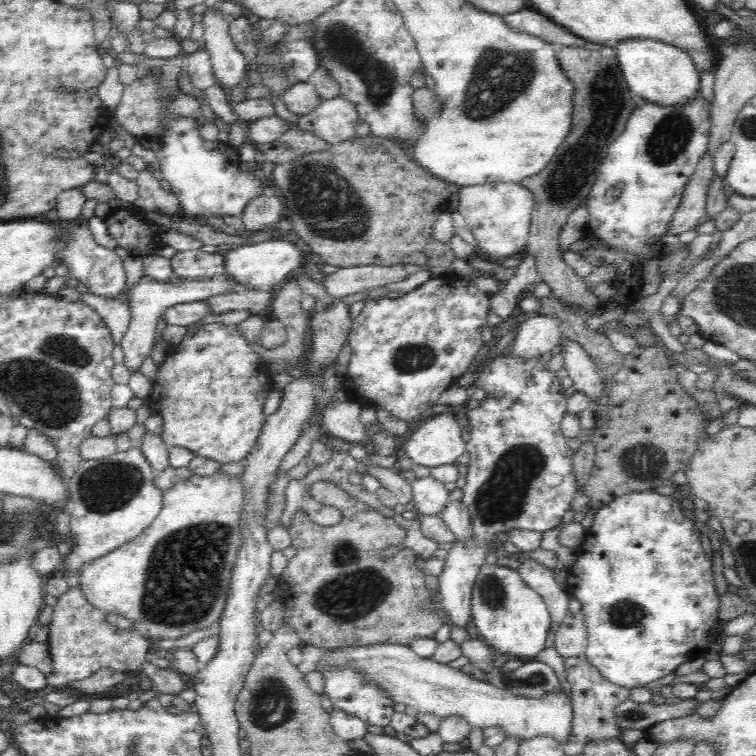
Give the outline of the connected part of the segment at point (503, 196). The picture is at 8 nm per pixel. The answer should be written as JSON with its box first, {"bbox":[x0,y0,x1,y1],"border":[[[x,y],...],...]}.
{"bbox":[457,182,535,262],"border":[[[499,182],[461,186],[457,191],[457,211],[464,216],[467,228],[476,239],[476,253],[492,262],[524,254],[535,205],[533,194],[525,186]]]}

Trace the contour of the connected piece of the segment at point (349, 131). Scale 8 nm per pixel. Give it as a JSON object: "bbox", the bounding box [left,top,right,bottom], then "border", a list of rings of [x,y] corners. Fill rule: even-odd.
{"bbox":[294,96,359,144],"border":[[[336,96],[322,100],[318,108],[298,116],[294,124],[329,144],[337,144],[355,137],[359,122],[354,104],[343,96]]]}

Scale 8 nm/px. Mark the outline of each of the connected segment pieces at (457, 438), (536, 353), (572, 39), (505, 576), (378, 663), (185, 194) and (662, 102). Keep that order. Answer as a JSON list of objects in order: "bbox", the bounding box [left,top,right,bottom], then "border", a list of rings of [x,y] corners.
[{"bbox":[402,412,467,468],"border":[[[446,412],[426,419],[403,446],[402,451],[415,464],[436,468],[457,464],[458,457],[467,450],[467,441],[462,439],[459,421]]]},{"bbox":[509,313,562,362],"border":[[[537,313],[531,314],[528,320],[518,324],[515,330],[516,339],[509,352],[510,356],[521,362],[550,353],[562,337],[558,319]]]},{"bbox":[503,10,589,47],"border":[[[522,10],[503,17],[510,28],[534,35],[551,45],[562,44],[565,47],[586,46],[589,44],[582,37],[572,34],[563,26],[552,22],[548,17],[534,12],[534,10]]]},{"bbox":[471,562,552,661],"border":[[[482,562],[474,580],[471,594],[471,620],[478,629],[482,641],[497,655],[527,661],[545,648],[552,626],[547,604],[520,578],[518,571],[510,567]]]},{"bbox":[317,643,574,750],"border":[[[374,643],[373,645],[346,647],[343,651],[336,651],[325,656],[318,664],[317,670],[322,670],[324,666],[342,666],[349,664],[359,670],[363,670],[370,680],[379,684],[391,697],[394,702],[404,704],[411,712],[422,712],[438,717],[442,722],[445,718],[460,717],[466,719],[470,728],[498,727],[504,733],[504,739],[518,739],[527,741],[539,736],[552,737],[558,743],[558,747],[564,750],[565,744],[571,739],[570,735],[573,727],[574,709],[565,693],[548,693],[547,695],[534,698],[526,698],[522,695],[512,694],[509,690],[504,690],[494,686],[491,682],[483,681],[477,674],[466,674],[460,669],[443,665],[430,658],[416,655],[408,645],[395,645],[394,643]]]},{"bbox":[156,117,268,220],"border":[[[182,117],[167,122],[168,136],[161,140],[164,147],[156,152],[160,172],[169,182],[169,191],[178,197],[184,214],[198,216],[201,220],[224,216],[241,218],[251,200],[262,196],[268,182],[261,175],[240,170],[239,150],[227,149],[219,153],[216,144],[202,142],[198,127],[192,118]]]},{"bbox":[615,39,700,107],"border":[[[654,39],[620,41],[615,45],[615,54],[630,92],[640,96],[647,103],[664,107],[683,107],[700,95],[700,72],[695,67],[693,58],[670,43]]]}]

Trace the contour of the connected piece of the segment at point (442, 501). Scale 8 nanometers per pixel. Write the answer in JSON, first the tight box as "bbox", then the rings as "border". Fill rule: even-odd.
{"bbox":[410,476,451,514],"border":[[[430,476],[410,483],[414,506],[419,514],[438,514],[445,507],[451,492]]]}

